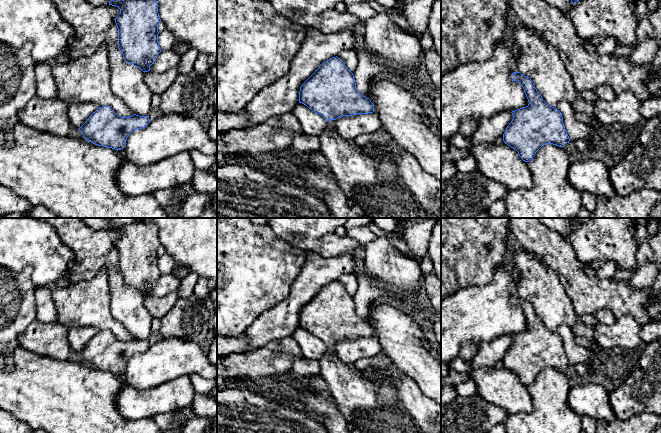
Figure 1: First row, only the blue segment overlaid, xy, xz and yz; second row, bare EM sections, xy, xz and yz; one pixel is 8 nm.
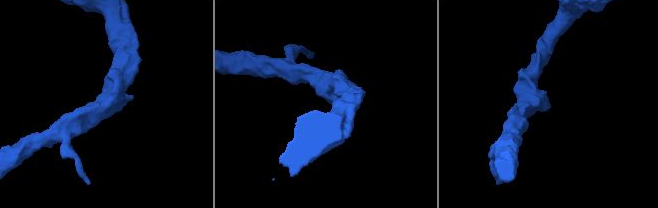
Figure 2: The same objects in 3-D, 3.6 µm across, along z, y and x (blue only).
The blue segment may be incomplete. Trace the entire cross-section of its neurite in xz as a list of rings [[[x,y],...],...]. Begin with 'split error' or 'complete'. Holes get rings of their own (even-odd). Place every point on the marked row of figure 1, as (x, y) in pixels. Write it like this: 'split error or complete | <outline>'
split error | [[[337,56],[323,62],[302,84],[299,103],[321,115],[332,130],[339,117],[374,112],[374,104],[357,91],[353,73]]]

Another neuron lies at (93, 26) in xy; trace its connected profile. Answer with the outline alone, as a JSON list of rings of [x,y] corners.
[[[50,0],[62,19],[74,30],[67,51],[70,61],[94,54],[101,44],[107,46],[111,89],[131,111],[139,116],[151,112],[153,93],[144,81],[145,72],[123,59],[118,48],[115,18],[120,9],[112,5],[95,7],[86,0]]]

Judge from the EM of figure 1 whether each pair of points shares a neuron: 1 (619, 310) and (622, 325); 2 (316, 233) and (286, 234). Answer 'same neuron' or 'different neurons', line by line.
1: different neurons
2: same neuron

